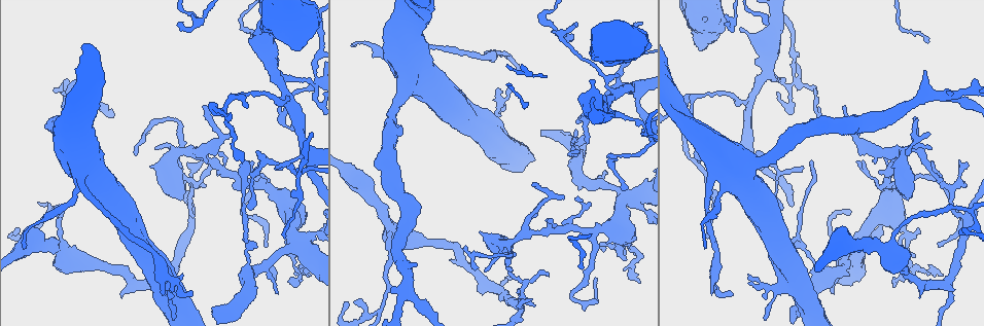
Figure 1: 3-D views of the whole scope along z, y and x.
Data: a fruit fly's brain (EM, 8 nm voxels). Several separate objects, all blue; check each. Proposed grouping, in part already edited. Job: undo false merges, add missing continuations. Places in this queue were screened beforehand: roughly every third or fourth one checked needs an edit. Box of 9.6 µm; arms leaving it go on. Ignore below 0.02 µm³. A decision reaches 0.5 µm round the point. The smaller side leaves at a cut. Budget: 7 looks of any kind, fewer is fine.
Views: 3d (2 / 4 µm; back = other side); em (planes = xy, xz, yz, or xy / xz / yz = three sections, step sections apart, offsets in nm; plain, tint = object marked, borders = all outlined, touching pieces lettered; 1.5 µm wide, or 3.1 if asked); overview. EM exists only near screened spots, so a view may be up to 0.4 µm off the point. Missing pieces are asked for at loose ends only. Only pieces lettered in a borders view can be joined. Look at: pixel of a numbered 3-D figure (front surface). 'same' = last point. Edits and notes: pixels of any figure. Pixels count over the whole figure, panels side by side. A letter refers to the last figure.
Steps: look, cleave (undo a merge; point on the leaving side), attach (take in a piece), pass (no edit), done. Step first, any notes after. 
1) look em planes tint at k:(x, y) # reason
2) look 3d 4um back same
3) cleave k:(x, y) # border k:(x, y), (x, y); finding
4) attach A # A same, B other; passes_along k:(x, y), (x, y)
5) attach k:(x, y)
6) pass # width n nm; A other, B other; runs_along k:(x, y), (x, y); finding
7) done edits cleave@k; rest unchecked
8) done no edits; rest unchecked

look em xy step 8 tint at 1:(24, 248) # long arm stops here

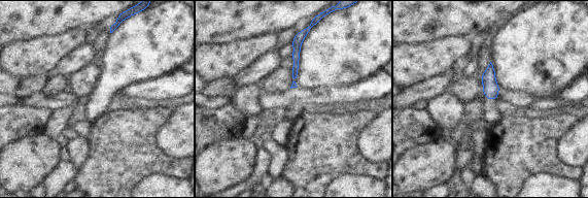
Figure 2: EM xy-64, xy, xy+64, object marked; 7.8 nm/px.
look em planes borders same # cut it another way

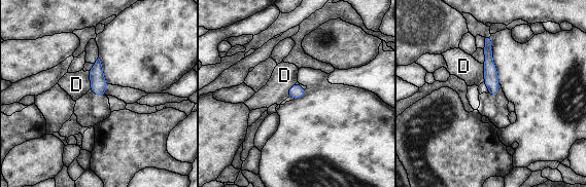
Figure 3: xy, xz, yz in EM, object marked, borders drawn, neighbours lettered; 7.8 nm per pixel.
pass # width 110 nm; D other; border 3:(88, 71), (91, 88); no lettered piece goes on from it

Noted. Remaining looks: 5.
look em planes tint at 1:(242, 162) # free end

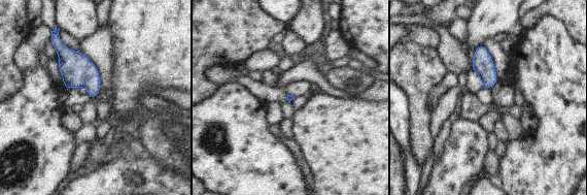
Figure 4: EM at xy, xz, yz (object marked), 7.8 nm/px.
look em planes borders same

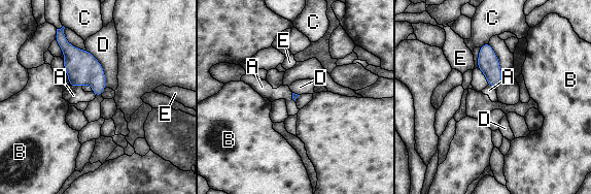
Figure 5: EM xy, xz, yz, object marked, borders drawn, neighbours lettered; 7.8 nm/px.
pass # A other, B other, C other, D other, E other; border 5:(87, 50), (104, 72), (105, 88); no lettered piece goes on from it

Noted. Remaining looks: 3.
look em xz step 8 borders at 1:(625, 199) # four or more arms meet

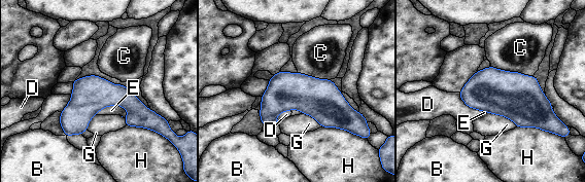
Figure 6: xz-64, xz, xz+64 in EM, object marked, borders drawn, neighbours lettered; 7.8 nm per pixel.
pass # B other, C other, D other, E other, G other, H other; border 6:(487, 112), (506, 116), (516, 126); continuous, no second neuron

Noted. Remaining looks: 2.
done no edits; rest unchecked

